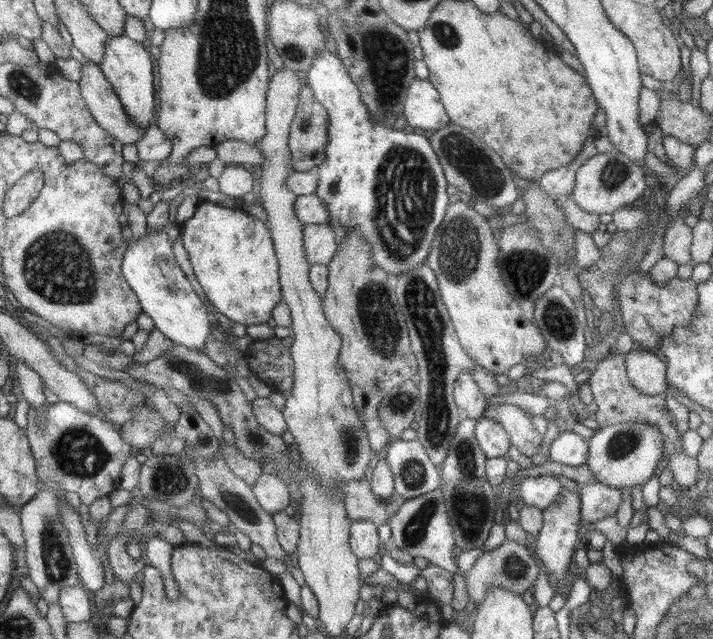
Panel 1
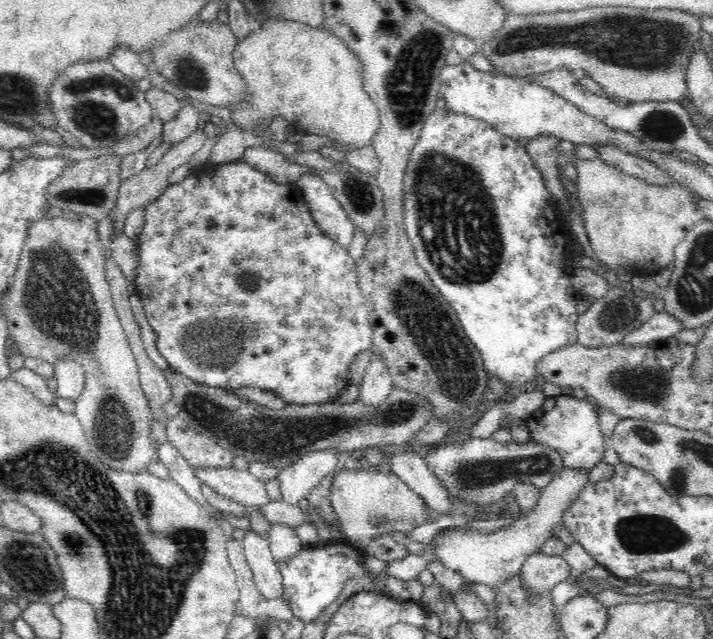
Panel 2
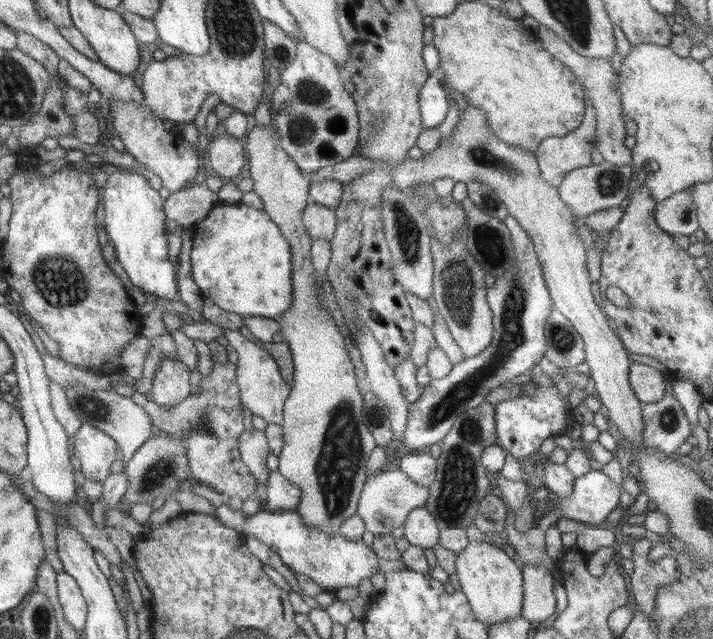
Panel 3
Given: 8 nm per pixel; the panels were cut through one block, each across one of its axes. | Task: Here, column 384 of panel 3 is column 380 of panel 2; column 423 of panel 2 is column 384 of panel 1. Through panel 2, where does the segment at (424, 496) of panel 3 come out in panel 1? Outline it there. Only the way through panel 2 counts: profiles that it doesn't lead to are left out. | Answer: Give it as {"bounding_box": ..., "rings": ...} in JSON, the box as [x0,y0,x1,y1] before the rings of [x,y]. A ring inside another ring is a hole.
{"bounding_box":[336,479,391,527],"rings":[[[365,479],[348,482],[336,490],[345,495],[346,513],[352,521],[370,521],[377,527],[388,524],[388,504],[391,500],[383,500],[371,492],[371,484]]]}

